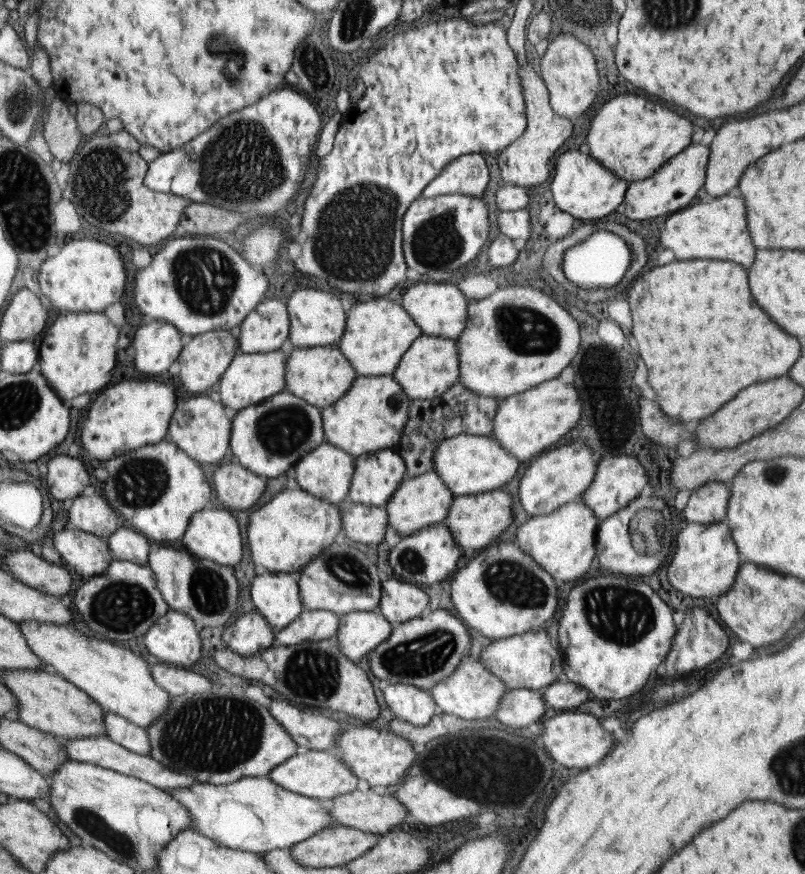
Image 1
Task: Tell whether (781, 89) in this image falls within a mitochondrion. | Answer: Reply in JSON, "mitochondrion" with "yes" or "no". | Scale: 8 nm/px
{"mitochondrion":"no"}

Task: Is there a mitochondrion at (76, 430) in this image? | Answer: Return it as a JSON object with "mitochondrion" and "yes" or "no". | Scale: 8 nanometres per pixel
{"mitochondrion":"no"}

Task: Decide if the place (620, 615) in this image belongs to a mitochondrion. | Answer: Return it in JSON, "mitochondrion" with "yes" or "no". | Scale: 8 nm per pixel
{"mitochondrion":"yes"}

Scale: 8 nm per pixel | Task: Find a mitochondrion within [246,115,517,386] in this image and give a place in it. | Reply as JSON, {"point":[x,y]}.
{"point":[353,238]}

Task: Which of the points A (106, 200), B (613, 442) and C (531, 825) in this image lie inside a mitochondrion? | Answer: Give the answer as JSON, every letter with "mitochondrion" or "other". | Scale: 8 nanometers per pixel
{"A":"mitochondrion","B":"other","C":"other"}

